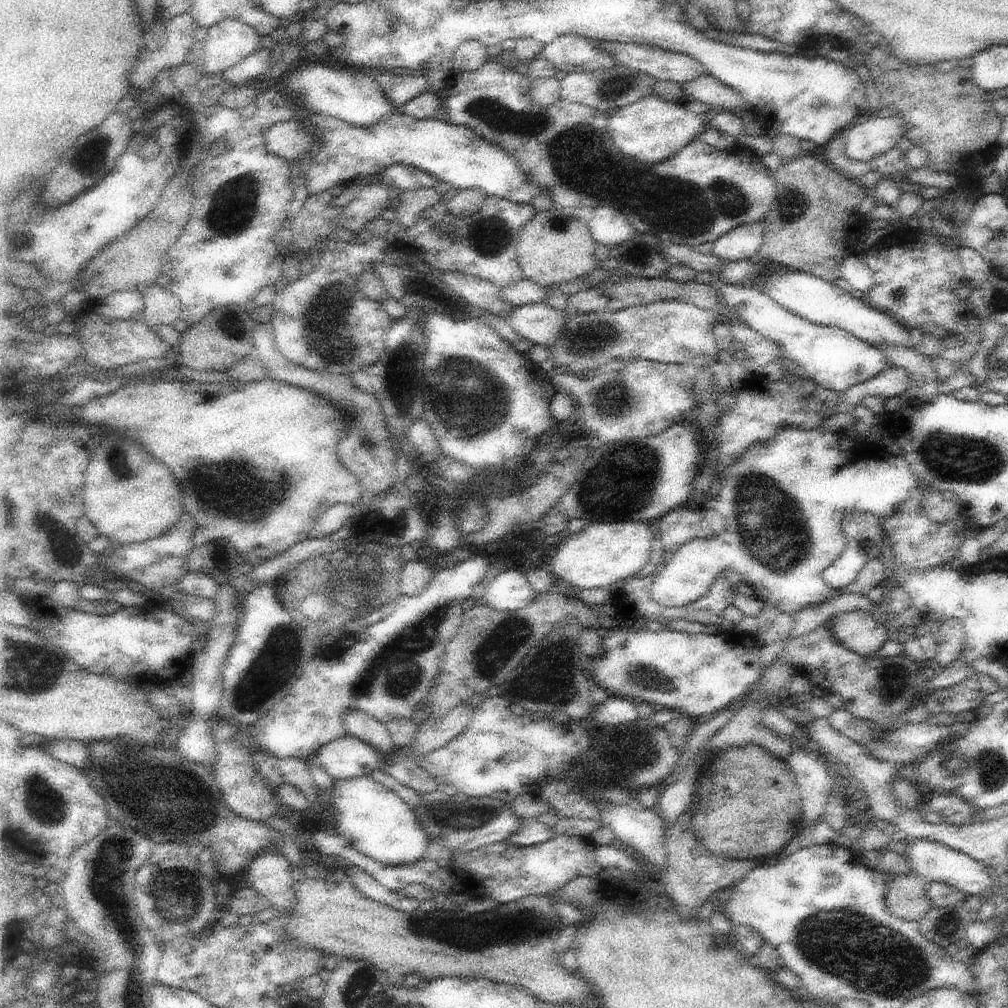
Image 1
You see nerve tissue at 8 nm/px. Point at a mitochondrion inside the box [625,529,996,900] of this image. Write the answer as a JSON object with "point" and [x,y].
{"point":[890,682]}

